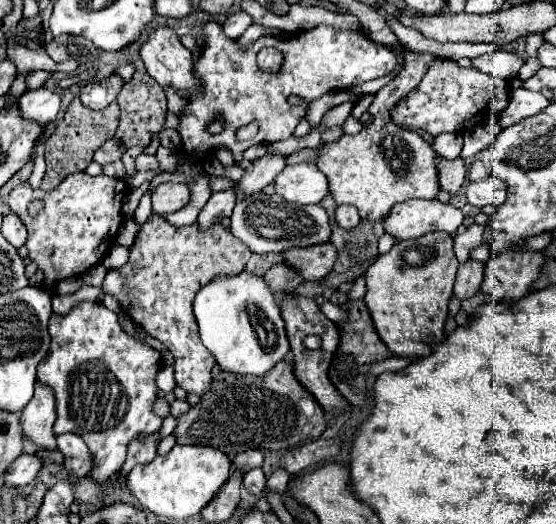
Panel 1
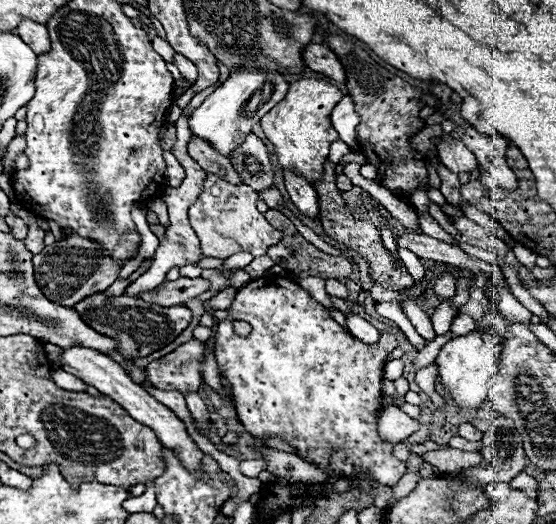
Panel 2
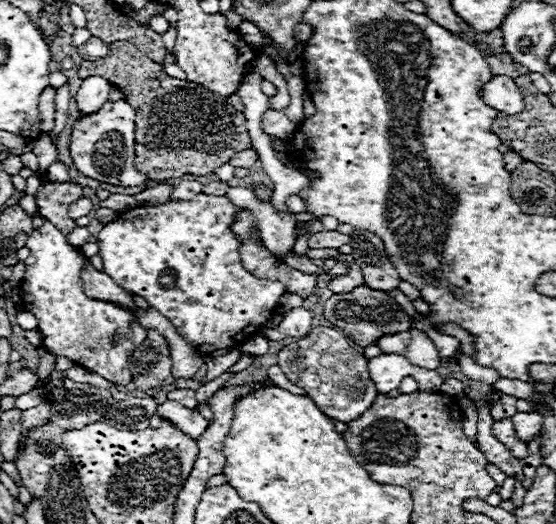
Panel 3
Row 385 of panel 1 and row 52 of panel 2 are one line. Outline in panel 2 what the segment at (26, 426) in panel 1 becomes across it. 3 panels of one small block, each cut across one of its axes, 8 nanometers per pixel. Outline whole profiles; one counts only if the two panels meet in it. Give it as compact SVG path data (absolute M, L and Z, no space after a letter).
M22 20L16 28L16 34L36 52L36 54L42 54L42 52L48 52L50 50L50 40L48 40L48 30L44 24L38 24L34 20Z

